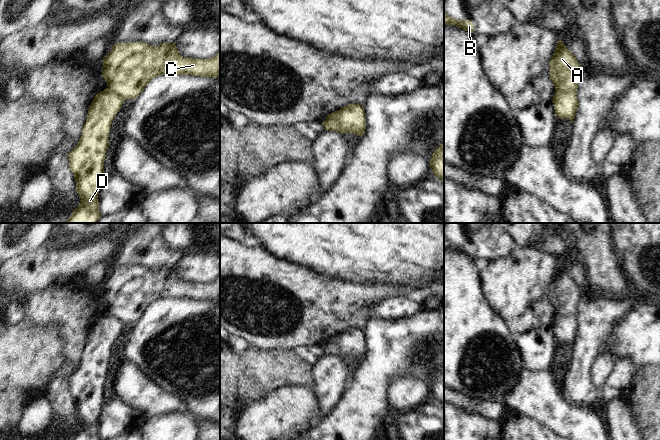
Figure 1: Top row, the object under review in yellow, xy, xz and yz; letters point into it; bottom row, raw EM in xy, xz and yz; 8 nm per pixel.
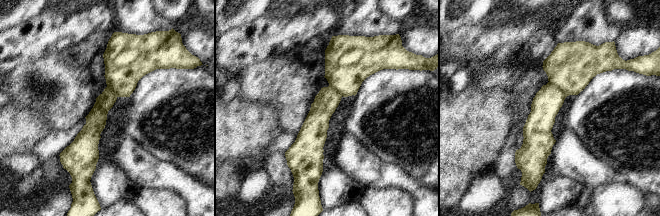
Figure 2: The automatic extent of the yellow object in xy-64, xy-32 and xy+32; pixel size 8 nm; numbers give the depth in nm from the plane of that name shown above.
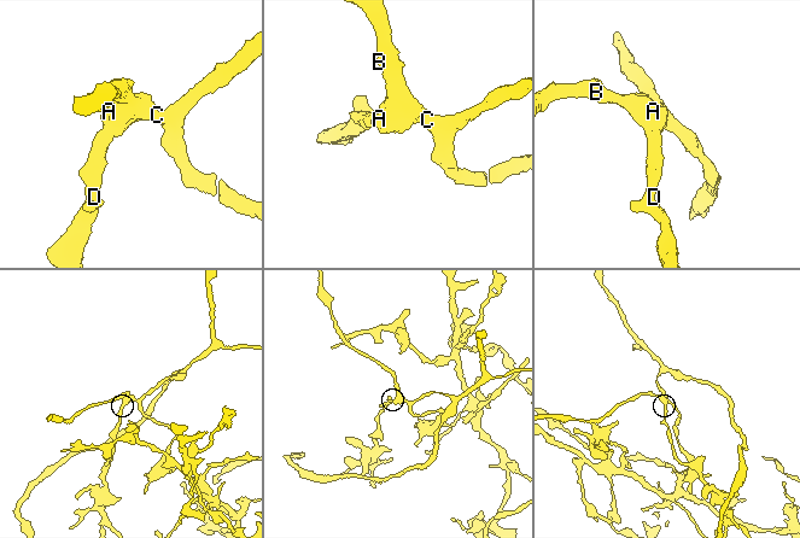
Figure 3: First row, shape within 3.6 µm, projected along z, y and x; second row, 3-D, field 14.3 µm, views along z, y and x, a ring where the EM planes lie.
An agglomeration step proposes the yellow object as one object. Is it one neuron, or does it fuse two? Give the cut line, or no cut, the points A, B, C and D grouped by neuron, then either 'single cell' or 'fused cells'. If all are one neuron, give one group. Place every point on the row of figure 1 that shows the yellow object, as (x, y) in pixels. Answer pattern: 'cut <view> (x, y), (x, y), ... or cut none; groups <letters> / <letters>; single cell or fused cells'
cut yz (556, 91), (574, 91), (576, 93); groups A B C / D; fused cells

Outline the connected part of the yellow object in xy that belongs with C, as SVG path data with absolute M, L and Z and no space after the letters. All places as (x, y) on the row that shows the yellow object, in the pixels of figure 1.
M130 42L113 44L110 53L103 59L102 77L106 80L108 89L124 100L136 99L152 79L169 74L217 78L220 75L220 51L210 59L195 59L181 56L175 42L163 43L156 47L144 42Z

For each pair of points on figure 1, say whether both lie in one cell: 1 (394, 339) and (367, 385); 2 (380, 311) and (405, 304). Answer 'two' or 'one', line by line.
1: one
2: one

